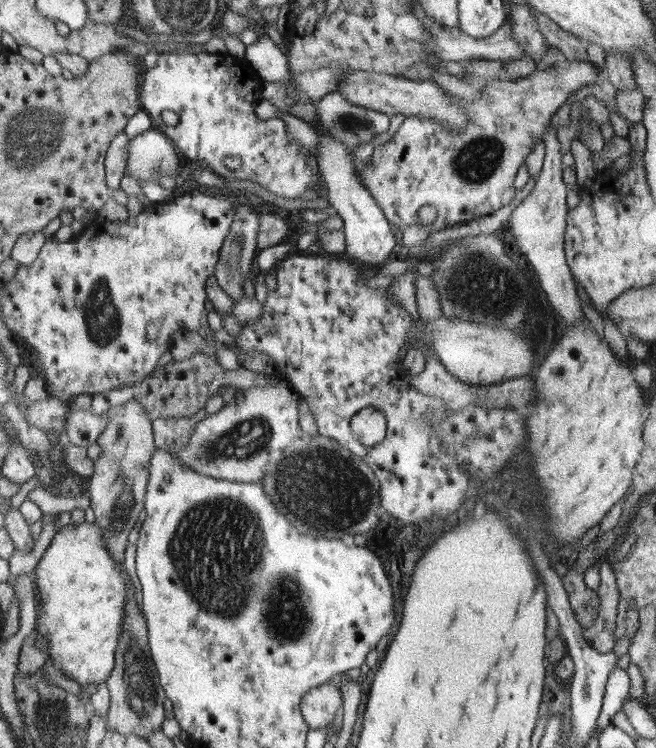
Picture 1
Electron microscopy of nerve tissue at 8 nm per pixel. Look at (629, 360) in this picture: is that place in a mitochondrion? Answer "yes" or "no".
no

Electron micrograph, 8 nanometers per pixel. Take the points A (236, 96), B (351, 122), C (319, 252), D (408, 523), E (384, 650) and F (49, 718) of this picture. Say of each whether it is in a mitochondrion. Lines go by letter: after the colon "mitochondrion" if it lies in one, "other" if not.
A: other
B: mitochondrion
C: other
D: other
E: other
F: mitochondrion

